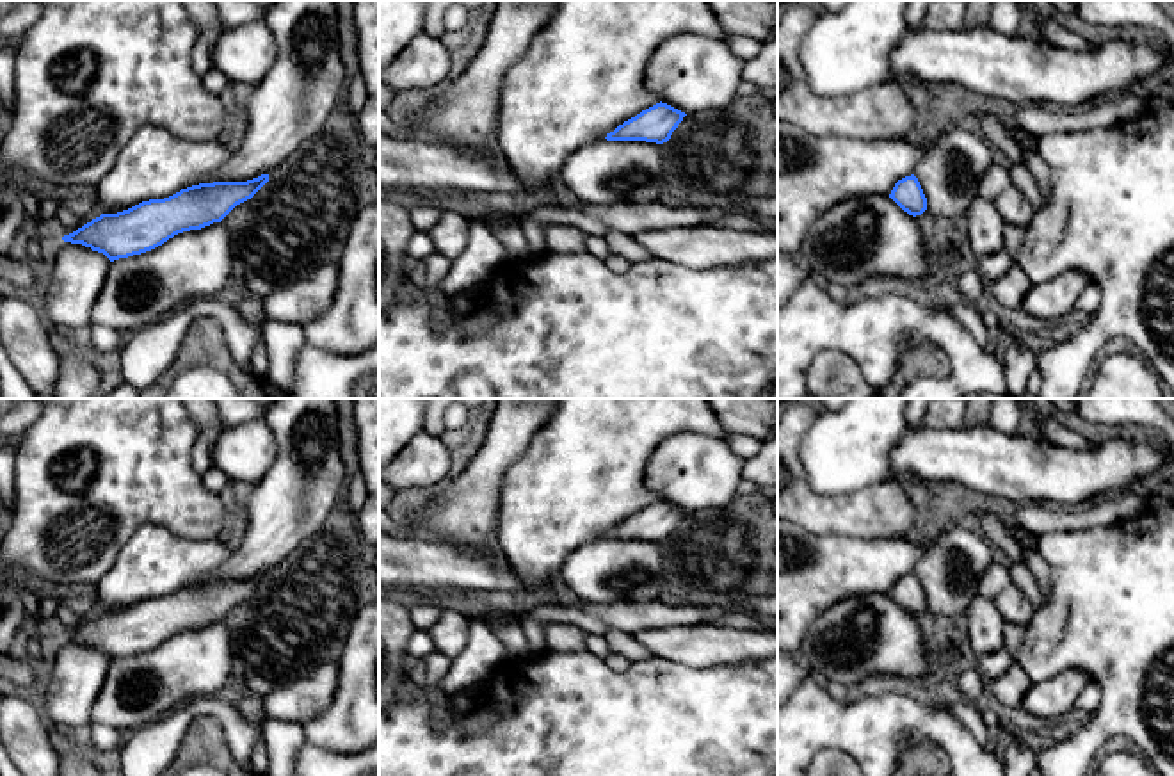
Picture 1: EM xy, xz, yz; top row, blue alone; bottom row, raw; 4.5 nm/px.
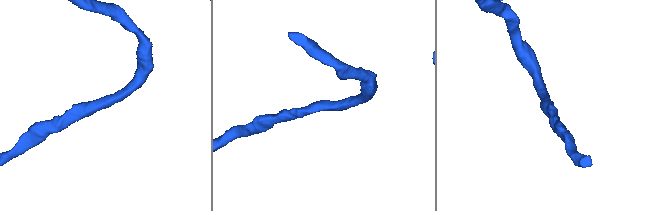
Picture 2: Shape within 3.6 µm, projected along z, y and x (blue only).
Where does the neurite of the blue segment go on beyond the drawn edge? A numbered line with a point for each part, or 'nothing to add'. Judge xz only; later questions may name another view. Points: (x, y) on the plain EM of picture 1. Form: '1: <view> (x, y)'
1: xz (609, 570)

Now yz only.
1: yz (954, 561)

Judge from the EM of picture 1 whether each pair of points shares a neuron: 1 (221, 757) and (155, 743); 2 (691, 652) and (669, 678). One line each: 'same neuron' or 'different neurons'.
1: different neurons
2: different neurons

